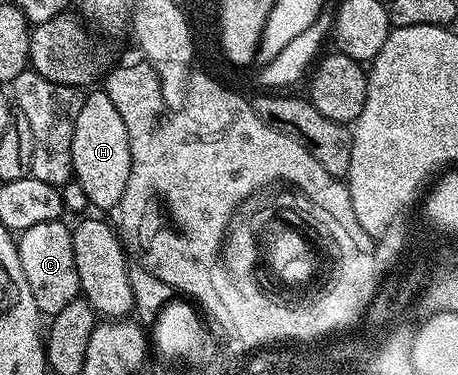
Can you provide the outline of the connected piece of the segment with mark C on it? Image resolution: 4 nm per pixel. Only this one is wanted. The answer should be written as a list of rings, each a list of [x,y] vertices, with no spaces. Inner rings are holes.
[[[64,219],[39,222],[39,226],[31,226],[26,232],[20,233],[17,240],[17,253],[23,266],[23,274],[27,274],[35,306],[45,318],[59,314],[59,310],[63,310],[67,302],[78,299],[81,291],[79,270],[75,270],[73,228],[65,223]]]

